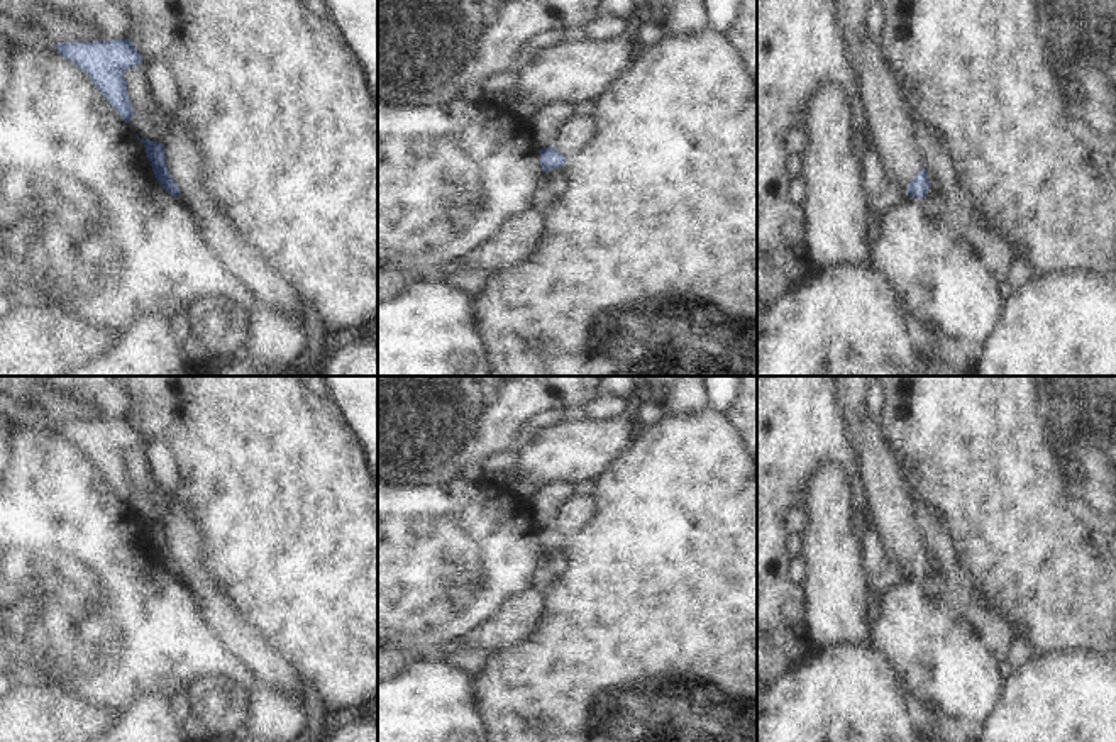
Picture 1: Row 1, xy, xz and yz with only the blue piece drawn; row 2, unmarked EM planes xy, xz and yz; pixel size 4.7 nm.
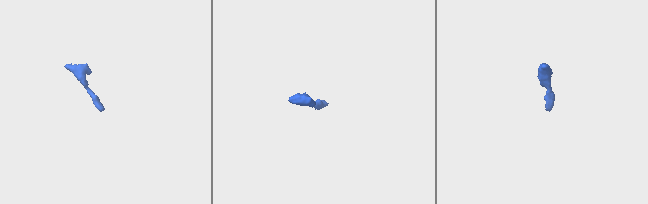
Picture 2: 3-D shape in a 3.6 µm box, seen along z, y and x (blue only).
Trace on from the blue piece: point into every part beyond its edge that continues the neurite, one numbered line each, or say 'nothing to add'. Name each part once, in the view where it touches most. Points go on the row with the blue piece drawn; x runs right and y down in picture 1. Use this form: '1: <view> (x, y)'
nothing to add

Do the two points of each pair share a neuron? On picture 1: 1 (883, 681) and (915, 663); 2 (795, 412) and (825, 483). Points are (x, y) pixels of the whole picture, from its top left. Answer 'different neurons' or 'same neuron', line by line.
1: different neurons
2: different neurons

